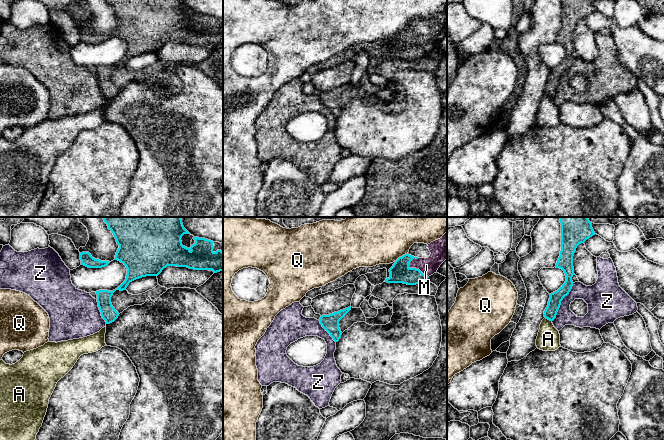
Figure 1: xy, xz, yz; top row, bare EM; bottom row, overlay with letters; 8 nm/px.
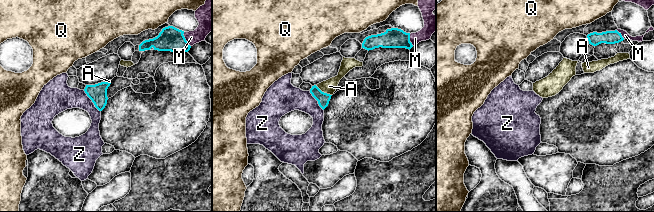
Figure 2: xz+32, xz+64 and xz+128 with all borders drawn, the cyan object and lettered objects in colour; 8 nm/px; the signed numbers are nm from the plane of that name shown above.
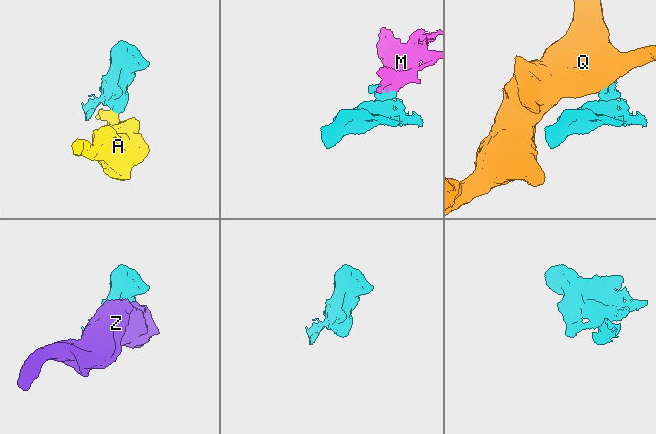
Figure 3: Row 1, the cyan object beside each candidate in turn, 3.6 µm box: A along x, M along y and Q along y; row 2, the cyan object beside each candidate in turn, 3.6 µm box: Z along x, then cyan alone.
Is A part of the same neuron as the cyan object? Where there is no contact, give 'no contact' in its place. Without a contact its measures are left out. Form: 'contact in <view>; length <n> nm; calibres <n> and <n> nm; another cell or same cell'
contact in yz; length 70 nm; calibres 100 and 190 nm; another cell

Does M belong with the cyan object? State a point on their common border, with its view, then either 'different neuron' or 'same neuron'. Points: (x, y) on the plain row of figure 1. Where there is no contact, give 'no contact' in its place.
xz (414, 44) | same neuron

